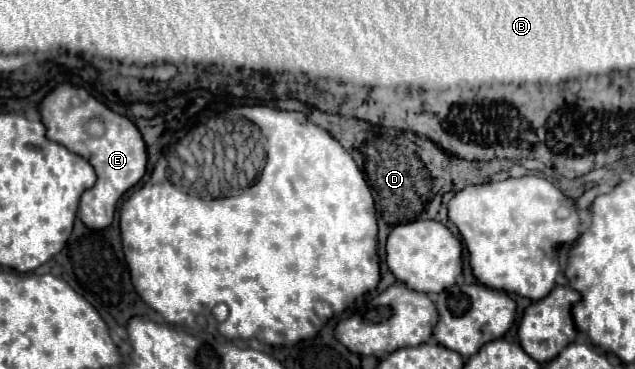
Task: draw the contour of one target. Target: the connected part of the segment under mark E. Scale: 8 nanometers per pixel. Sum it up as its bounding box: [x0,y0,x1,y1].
[39,83,147,229]

